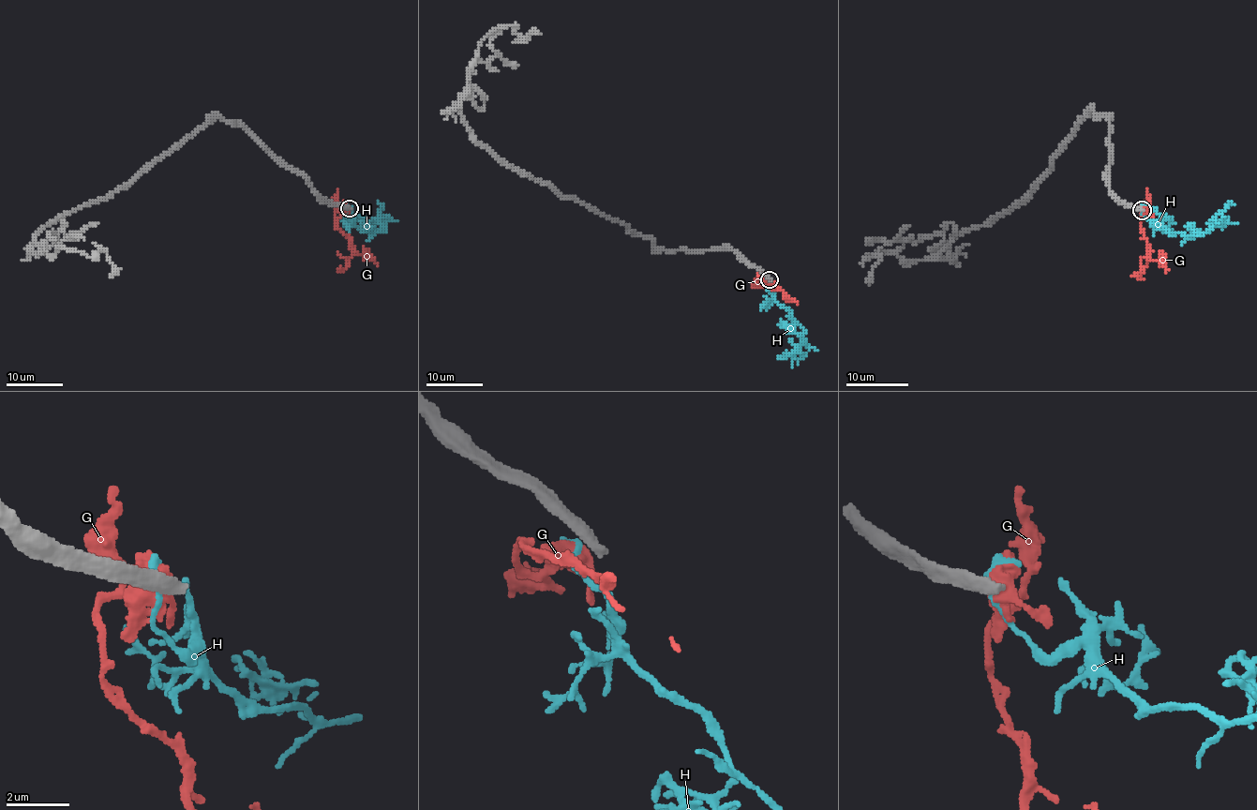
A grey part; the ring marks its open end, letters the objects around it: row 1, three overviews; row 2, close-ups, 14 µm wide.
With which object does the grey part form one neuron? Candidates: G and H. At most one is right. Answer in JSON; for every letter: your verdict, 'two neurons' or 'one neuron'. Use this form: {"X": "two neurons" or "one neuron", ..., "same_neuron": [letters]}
{"G": "two neurons", "H": "two neurons", "same_neuron": []}

